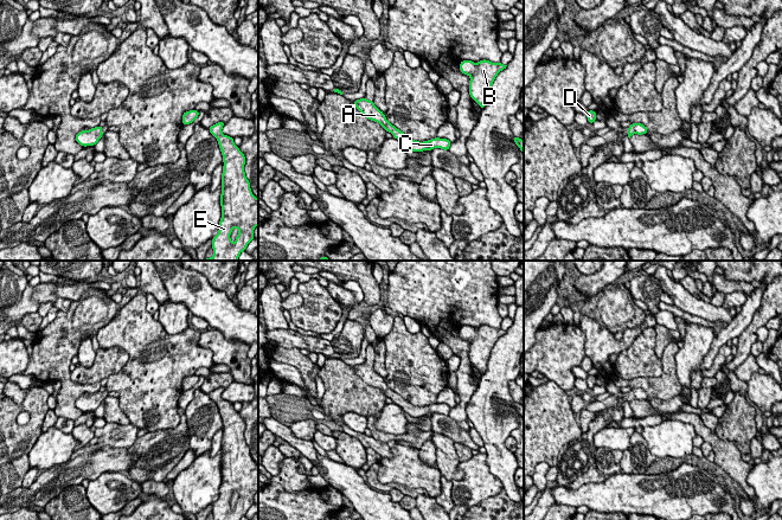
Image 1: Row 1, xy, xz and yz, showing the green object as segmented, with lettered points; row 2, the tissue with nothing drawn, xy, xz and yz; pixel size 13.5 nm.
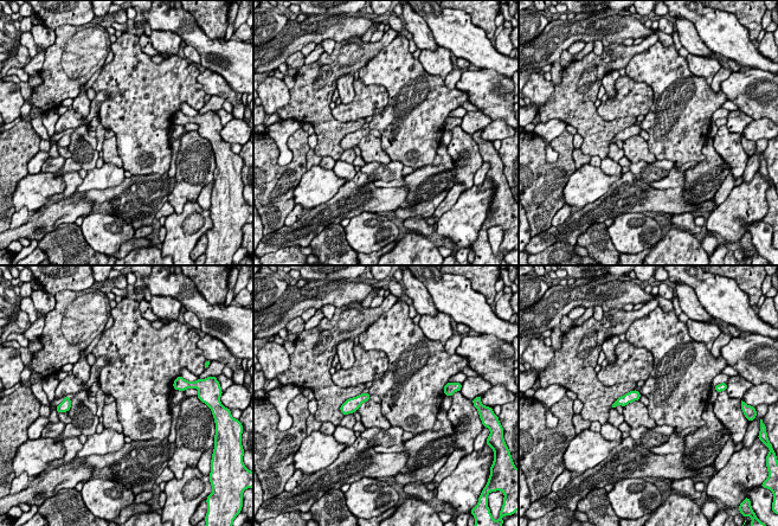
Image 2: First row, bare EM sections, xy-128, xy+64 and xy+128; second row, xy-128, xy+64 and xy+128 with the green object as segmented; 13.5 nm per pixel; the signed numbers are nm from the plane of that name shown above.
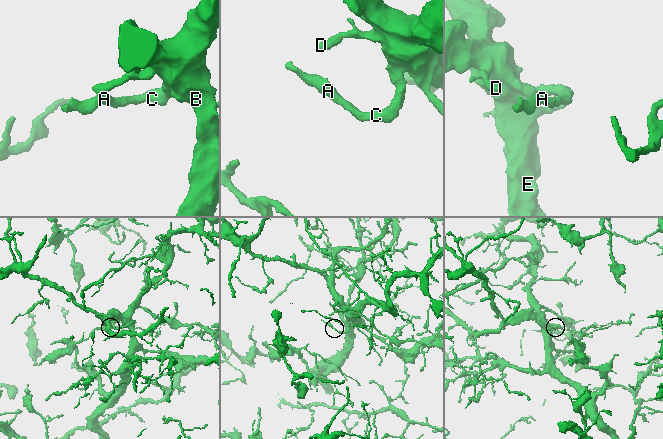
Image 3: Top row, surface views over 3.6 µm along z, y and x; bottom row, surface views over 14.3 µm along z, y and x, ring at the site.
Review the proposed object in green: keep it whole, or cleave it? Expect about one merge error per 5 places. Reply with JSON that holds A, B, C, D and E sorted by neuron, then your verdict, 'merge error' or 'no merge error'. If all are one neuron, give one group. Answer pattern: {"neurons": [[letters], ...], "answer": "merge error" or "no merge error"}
{"neurons": [["A", "B", "C", "D", "E"]], "answer": "no merge error"}

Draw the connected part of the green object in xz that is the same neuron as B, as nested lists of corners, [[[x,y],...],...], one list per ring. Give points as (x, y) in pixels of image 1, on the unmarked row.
[[[482,325],[477,328],[472,326],[462,326],[460,328],[460,336],[470,342],[469,360],[483,374],[487,370],[487,364],[491,352],[500,336],[507,330],[501,328],[492,328]]]

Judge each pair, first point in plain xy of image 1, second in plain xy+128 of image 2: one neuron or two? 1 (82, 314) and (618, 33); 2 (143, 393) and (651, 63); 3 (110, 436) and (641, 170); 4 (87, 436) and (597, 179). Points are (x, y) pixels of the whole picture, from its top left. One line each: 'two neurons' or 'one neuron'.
1: two neurons
2: one neuron
3: one neuron
4: two neurons

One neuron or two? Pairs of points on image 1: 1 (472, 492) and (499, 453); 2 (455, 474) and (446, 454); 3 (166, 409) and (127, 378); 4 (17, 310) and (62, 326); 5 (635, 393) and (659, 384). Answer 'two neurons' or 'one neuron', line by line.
1: two neurons
2: one neuron
3: one neuron
4: two neurons
5: two neurons

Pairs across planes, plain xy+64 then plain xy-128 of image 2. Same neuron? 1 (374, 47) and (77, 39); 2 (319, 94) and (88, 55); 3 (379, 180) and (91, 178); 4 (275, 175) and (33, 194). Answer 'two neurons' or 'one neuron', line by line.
1: one neuron
2: one neuron
3: one neuron
4: two neurons

